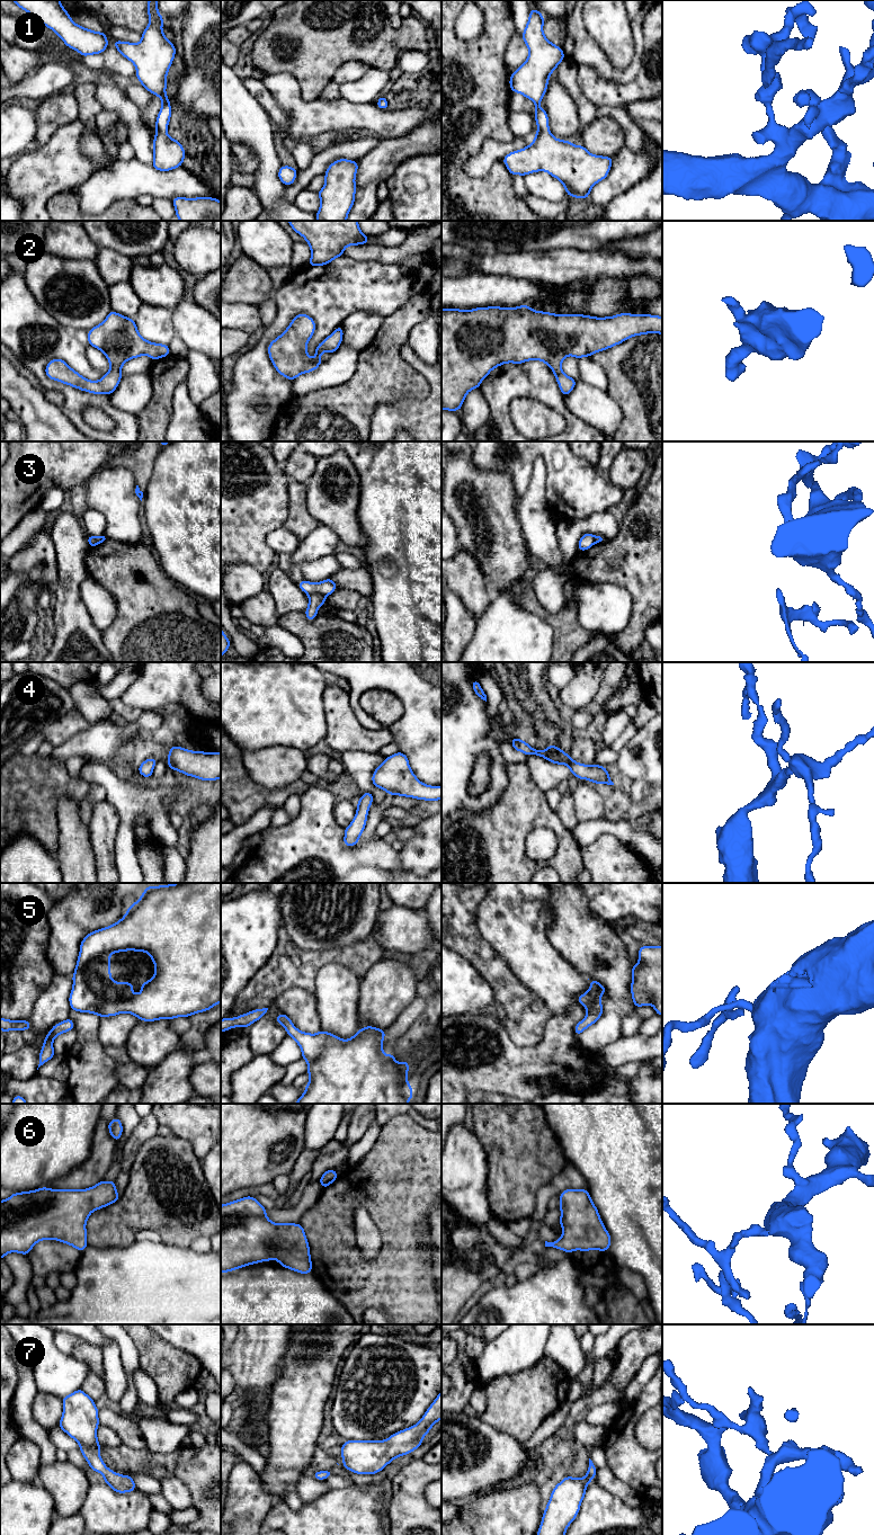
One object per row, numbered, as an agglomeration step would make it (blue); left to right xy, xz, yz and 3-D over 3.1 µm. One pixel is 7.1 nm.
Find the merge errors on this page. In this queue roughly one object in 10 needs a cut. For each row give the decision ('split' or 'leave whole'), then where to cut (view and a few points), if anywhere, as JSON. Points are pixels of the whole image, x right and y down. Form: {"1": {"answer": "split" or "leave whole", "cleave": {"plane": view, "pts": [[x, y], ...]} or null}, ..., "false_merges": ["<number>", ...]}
{"1": {"answer": "leave whole", "cleave": null}, "2": {"answer": "leave whole", "cleave": null}, "3": {"answer": "split", "cleave": {"plane": "xz", "pts": [[308, 595], [322, 594], [326, 596]]}}, "4": {"answer": "leave whole", "cleave": null}, "5": {"answer": "leave whole", "cleave": null}, "6": {"answer": "leave whole", "cleave": null}, "7": {"answer": "leave whole", "cleave": null}, "false_merges": ["3"]}

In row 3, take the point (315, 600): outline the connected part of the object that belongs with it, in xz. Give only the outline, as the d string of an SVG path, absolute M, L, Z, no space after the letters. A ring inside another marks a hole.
M318 594L309 595L309 606L305 609L306 619L313 621L318 615L319 607L324 604L325 604L325 596Z

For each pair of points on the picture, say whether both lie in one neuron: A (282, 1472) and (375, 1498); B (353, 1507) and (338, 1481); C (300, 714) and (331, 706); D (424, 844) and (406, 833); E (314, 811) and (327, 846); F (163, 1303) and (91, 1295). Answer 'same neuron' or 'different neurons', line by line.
A: different neurons
B: different neurons
C: different neurons
D: different neurons
E: same neuron
F: same neuron

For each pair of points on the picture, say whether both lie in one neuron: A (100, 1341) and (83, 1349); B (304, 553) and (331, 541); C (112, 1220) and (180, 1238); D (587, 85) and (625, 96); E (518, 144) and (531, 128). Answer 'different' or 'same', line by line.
A: different
B: same
C: same
D: same
E: different

